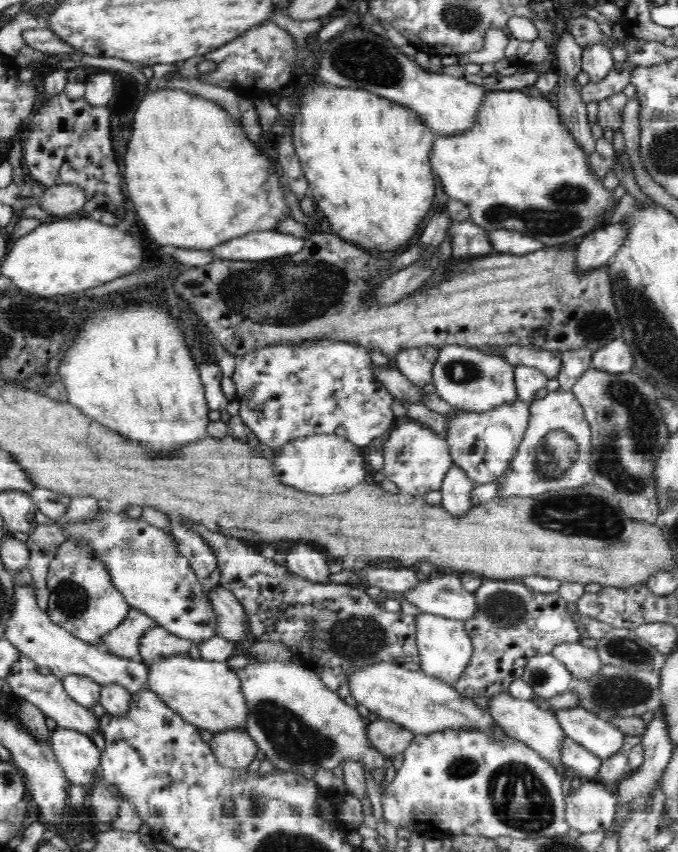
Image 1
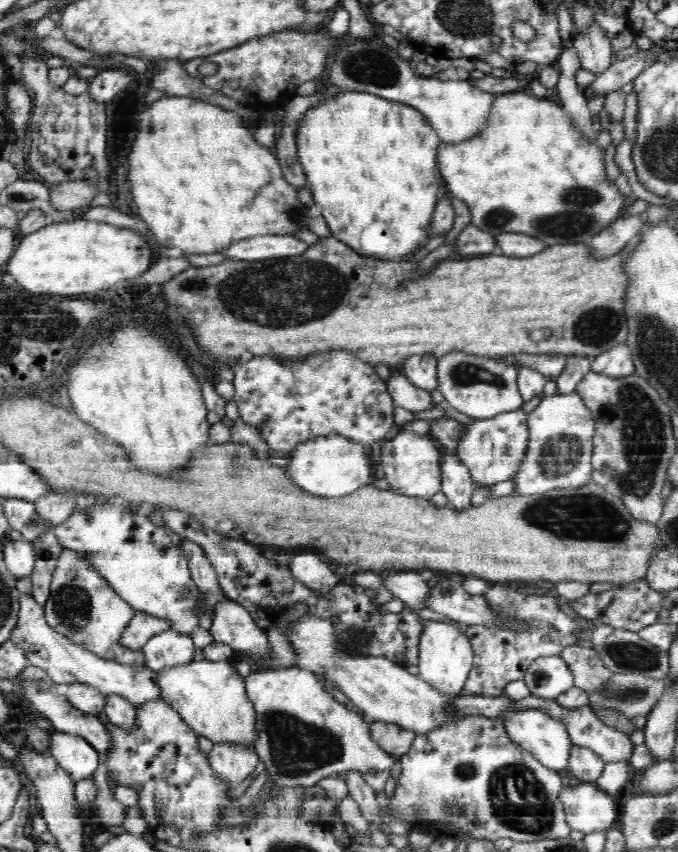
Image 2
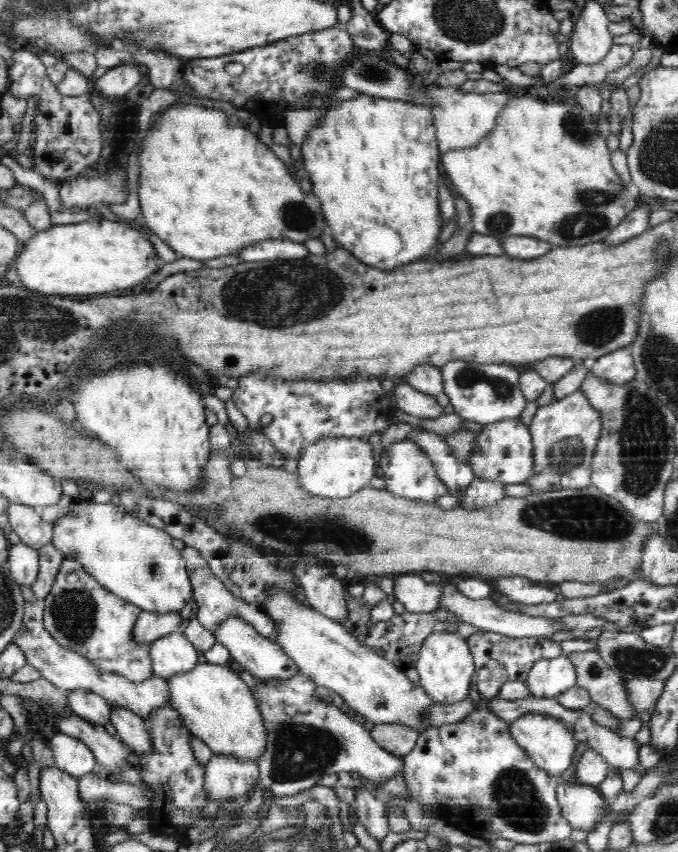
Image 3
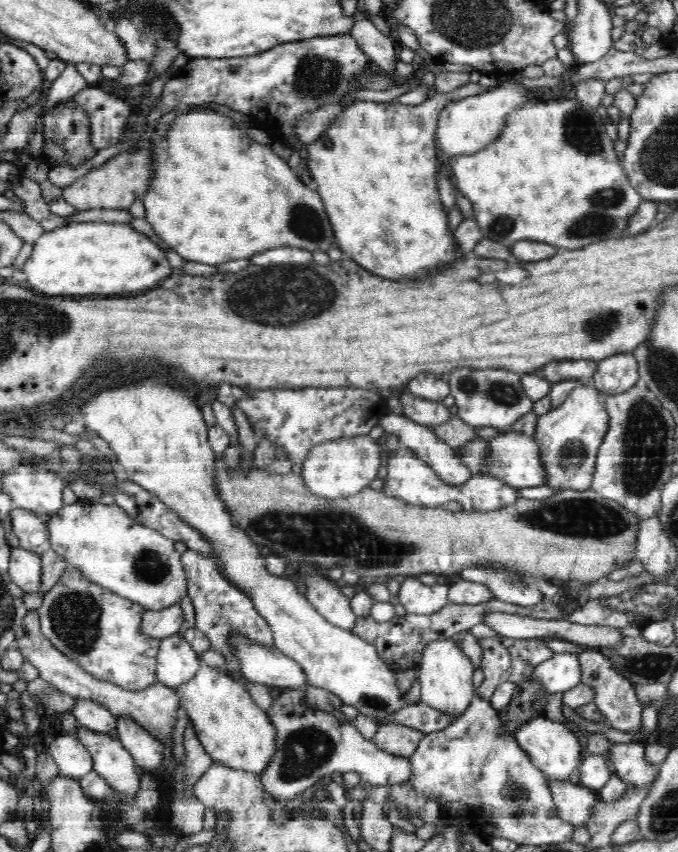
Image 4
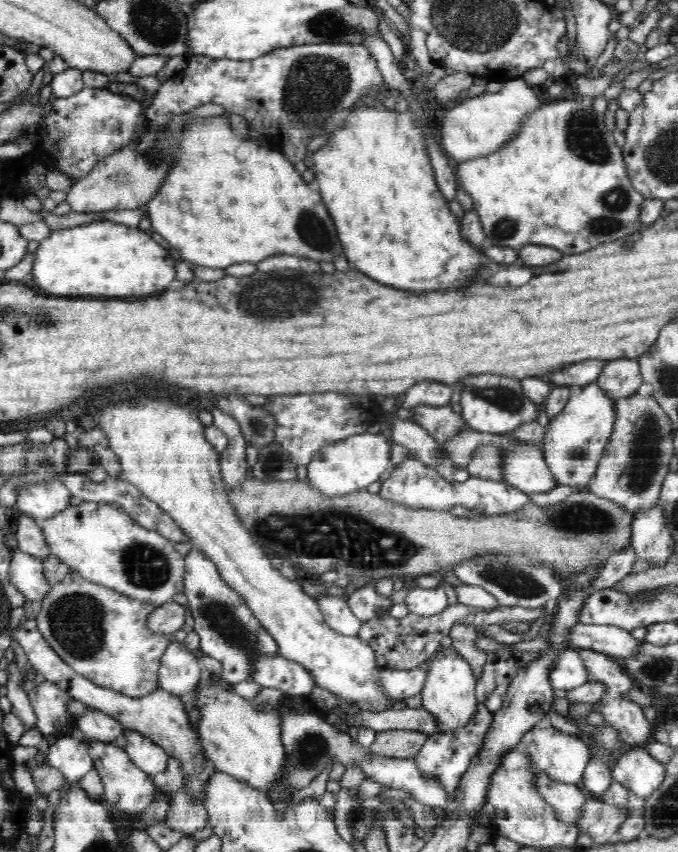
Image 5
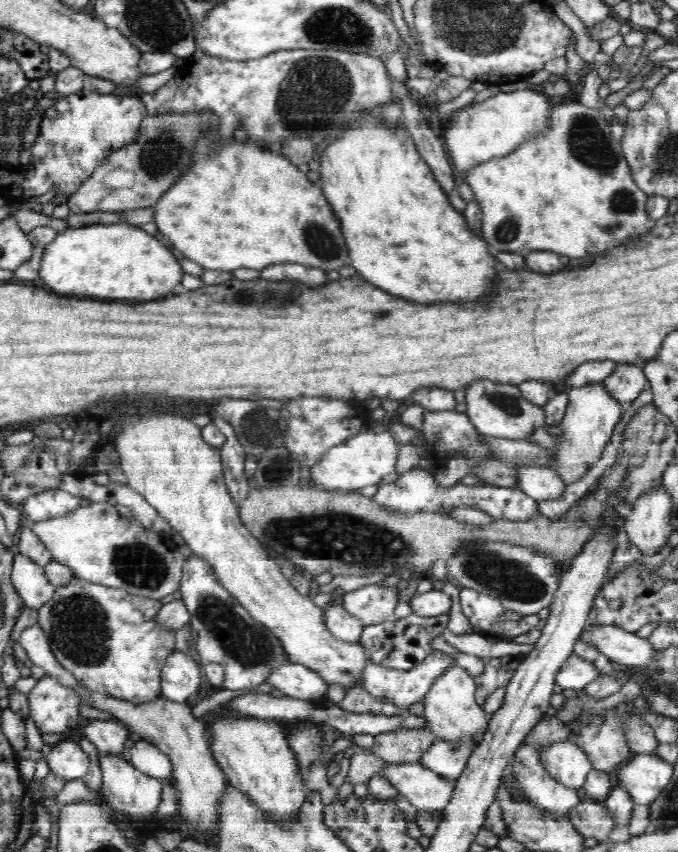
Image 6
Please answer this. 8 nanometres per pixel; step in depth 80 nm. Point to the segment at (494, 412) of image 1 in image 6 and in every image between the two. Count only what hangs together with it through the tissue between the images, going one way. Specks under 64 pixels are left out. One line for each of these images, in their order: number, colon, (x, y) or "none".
2: (492, 448)
3: (503, 451)
4: (514, 458)
5: (524, 467)
6: (539, 482)

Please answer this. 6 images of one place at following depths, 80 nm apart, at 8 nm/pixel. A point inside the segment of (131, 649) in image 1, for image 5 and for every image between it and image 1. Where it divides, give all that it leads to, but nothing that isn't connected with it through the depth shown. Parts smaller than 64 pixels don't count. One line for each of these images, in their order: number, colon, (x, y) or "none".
2: (142, 627)
3: (149, 626)
4: (156, 624)
5: (166, 619)

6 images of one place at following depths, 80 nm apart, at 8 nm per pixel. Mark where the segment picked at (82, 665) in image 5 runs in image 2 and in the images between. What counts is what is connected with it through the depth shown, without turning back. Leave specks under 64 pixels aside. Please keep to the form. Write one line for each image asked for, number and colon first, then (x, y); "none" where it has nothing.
2: (82, 605)
3: (82, 615)
4: (100, 630)

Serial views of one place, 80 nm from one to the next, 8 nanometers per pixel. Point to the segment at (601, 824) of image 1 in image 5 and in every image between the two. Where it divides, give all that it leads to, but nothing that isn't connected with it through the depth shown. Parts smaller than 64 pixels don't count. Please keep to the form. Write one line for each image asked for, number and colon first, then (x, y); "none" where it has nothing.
2: (588, 809)
3: (583, 807)
4: (574, 803)
5: (567, 800)

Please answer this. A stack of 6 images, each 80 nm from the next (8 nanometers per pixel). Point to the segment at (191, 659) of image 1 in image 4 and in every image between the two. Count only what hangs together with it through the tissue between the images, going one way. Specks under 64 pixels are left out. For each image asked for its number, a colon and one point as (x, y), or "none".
2: (211, 697)
3: (217, 706)
4: (231, 727)

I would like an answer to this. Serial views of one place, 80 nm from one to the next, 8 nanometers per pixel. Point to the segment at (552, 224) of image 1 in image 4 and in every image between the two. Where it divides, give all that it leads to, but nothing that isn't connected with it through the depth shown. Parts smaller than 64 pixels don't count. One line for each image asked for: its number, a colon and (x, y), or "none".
2: (496, 172)
3: (544, 171)
4: (552, 174)

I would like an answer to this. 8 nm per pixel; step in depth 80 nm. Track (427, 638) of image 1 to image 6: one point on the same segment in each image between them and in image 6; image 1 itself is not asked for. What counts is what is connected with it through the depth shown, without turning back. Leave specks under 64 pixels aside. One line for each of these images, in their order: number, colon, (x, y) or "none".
2: (445, 659)
3: (445, 666)
4: (446, 673)
5: (449, 691)
6: (451, 712)

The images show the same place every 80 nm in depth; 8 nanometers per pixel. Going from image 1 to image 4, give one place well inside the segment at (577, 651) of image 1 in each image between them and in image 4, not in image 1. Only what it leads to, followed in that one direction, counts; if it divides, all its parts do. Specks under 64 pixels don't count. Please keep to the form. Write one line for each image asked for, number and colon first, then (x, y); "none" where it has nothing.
2: (590, 674)
3: (605, 687)
4: (615, 696)

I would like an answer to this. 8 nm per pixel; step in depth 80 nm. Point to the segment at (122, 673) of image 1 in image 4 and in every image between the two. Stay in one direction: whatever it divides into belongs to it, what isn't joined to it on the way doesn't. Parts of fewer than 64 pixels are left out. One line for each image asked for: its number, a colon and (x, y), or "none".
2: (65, 662)
3: (65, 669)
4: (154, 708)

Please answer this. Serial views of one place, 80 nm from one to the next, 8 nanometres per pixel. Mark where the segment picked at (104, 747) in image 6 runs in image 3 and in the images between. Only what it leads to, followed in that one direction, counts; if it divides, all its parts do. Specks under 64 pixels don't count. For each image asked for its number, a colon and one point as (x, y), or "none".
3: (94, 708)
4: (93, 715)
5: (96, 725)

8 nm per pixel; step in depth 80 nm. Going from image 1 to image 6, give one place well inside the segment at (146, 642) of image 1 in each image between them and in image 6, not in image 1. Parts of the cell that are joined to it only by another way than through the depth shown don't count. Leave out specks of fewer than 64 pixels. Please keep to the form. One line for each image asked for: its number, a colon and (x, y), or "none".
2: (168, 647)
3: (172, 653)
4: (176, 661)
5: (179, 672)
6: (181, 678)

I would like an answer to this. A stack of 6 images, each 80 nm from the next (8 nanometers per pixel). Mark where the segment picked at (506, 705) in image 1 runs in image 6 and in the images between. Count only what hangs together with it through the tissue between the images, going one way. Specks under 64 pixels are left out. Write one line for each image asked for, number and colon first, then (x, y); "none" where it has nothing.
2: (546, 738)
3: (547, 741)
4: (554, 749)
5: (563, 757)
6: (567, 763)

